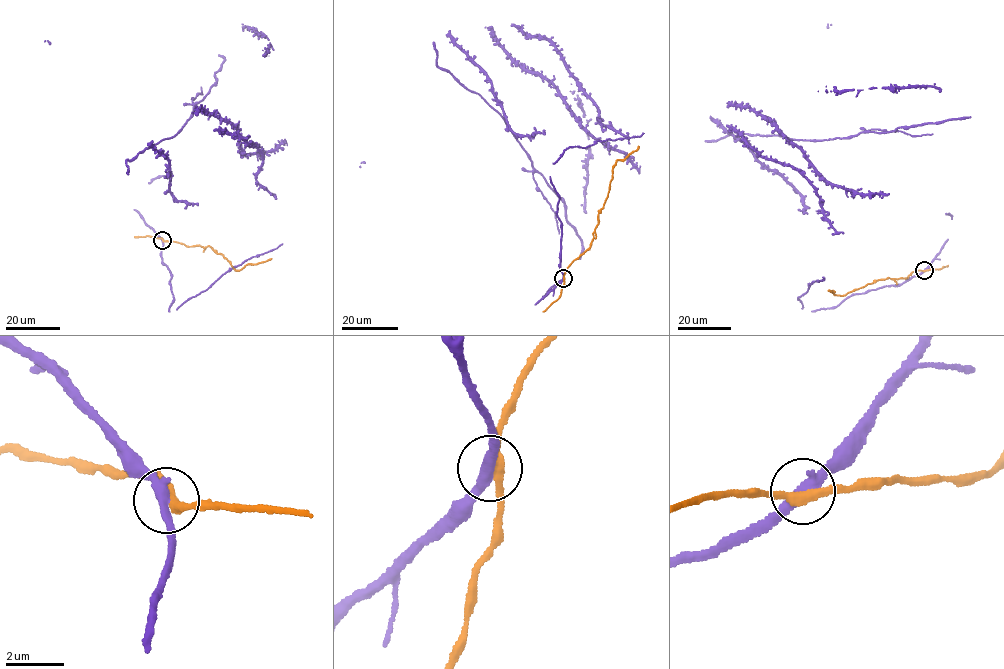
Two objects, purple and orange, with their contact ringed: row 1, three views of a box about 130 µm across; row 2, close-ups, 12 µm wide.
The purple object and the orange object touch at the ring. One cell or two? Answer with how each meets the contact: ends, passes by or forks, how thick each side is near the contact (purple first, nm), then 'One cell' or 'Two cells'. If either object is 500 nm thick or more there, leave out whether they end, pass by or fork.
At the ring purple passes by. At the ring orange passes by. Thickness 360 nm (purple) against 320 nm. Two cells

